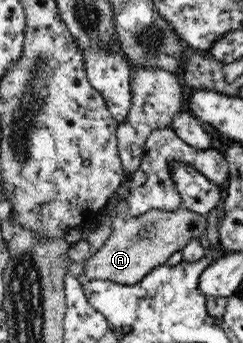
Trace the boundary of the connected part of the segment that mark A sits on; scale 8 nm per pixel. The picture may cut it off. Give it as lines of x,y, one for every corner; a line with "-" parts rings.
183,206
171,211
151,209
145,212
145,214
136,217
129,215
129,219
123,222
121,228
112,230
112,233
101,245
100,250
97,250
93,256
86,258
82,276
86,280
105,279
124,283
127,286
137,284
151,270
166,264
167,260
177,253
177,250
183,250
189,241
199,240
201,234
206,234
205,230
207,230
206,216
195,214
192,210
187,210

